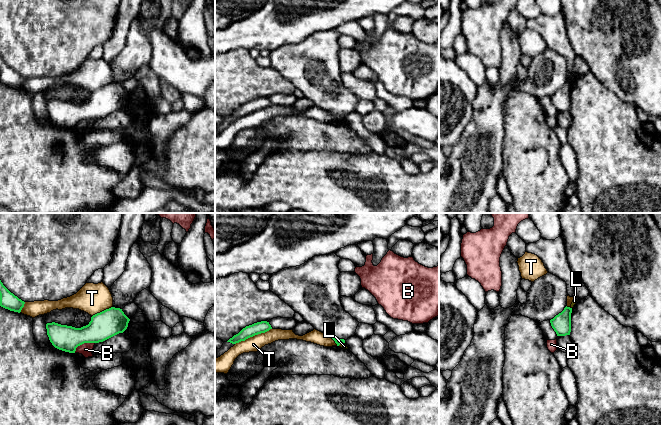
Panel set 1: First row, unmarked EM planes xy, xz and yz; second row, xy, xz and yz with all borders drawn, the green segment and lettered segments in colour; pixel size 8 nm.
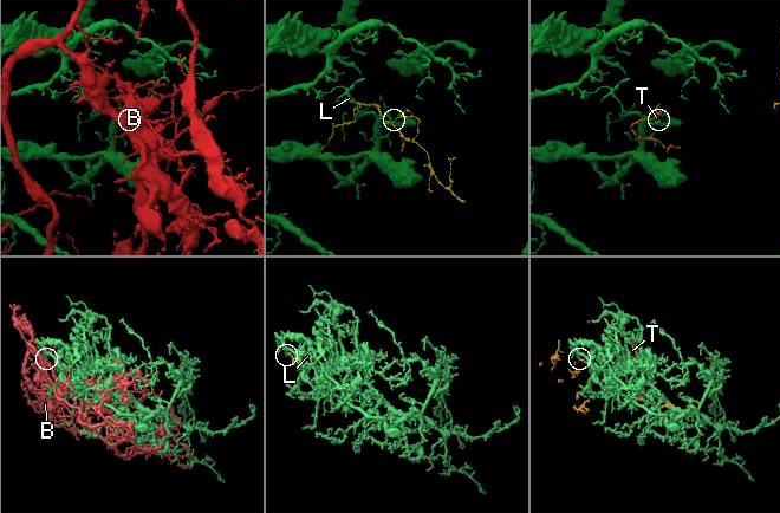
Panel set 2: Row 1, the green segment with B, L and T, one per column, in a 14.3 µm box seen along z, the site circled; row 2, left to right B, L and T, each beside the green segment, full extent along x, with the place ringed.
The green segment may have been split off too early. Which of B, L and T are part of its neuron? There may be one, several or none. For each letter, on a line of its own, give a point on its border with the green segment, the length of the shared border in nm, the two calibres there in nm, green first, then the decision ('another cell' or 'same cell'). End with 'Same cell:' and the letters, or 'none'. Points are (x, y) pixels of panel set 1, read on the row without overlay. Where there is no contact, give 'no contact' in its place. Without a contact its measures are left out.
B: contact xy (83, 119); length 190 nm; calibres 220 and 100 nm; another cell
L: contact xz (341, 119); length 60 nm; calibres 50 and 50 nm; another cell
T: contact xz (253, 111); length 340 nm; calibres 100 and 130 nm; another cell
Same cell: none

